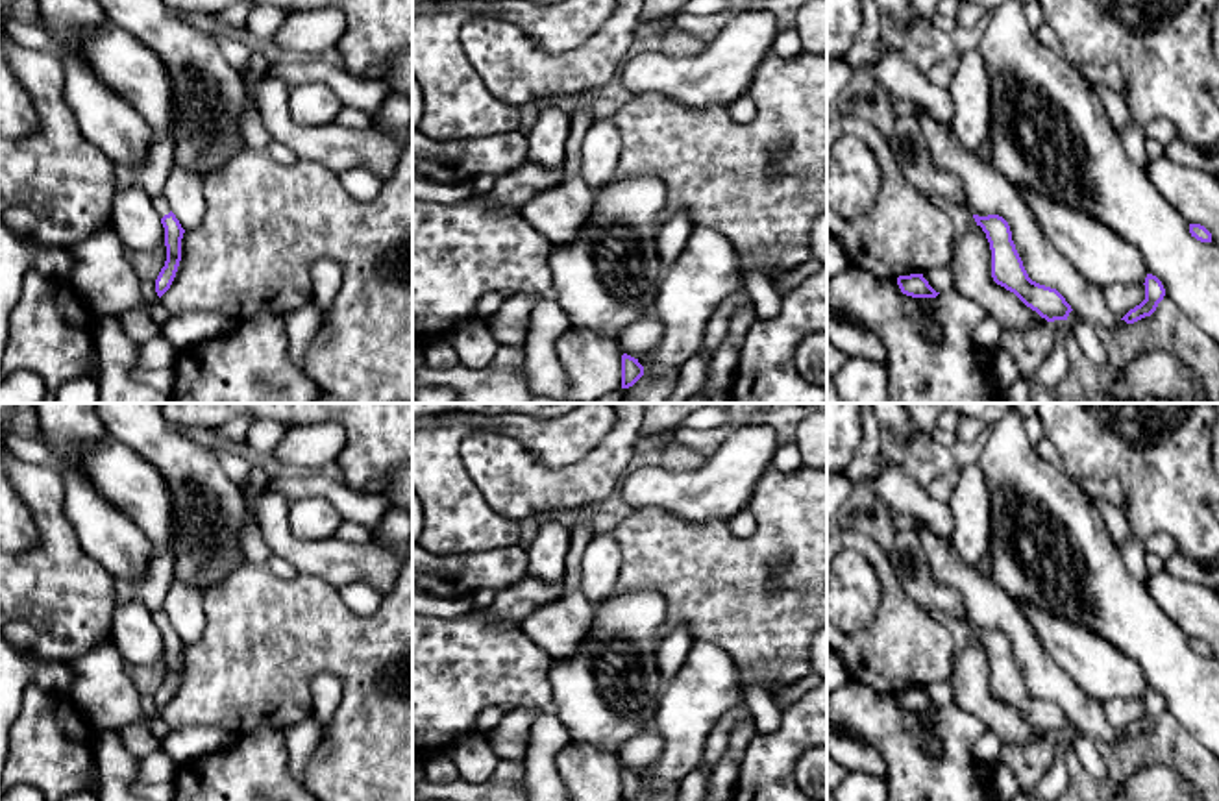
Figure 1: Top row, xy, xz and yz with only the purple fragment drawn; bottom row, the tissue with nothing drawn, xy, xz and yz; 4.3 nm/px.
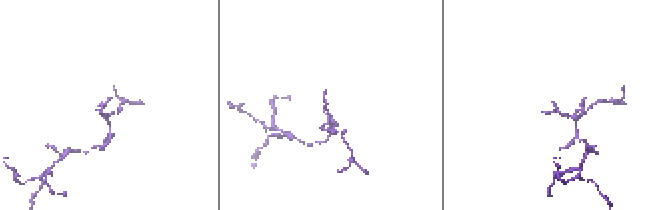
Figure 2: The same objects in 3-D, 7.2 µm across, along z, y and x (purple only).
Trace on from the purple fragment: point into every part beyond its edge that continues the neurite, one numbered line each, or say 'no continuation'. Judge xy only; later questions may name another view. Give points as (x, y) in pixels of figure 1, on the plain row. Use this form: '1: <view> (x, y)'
1: xy (160, 616)

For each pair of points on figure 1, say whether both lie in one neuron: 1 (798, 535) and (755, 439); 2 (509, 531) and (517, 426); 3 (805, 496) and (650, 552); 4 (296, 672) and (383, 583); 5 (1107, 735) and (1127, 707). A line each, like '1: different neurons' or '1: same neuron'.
1: different neurons
2: same neuron
3: same neuron
4: different neurons
5: different neurons

